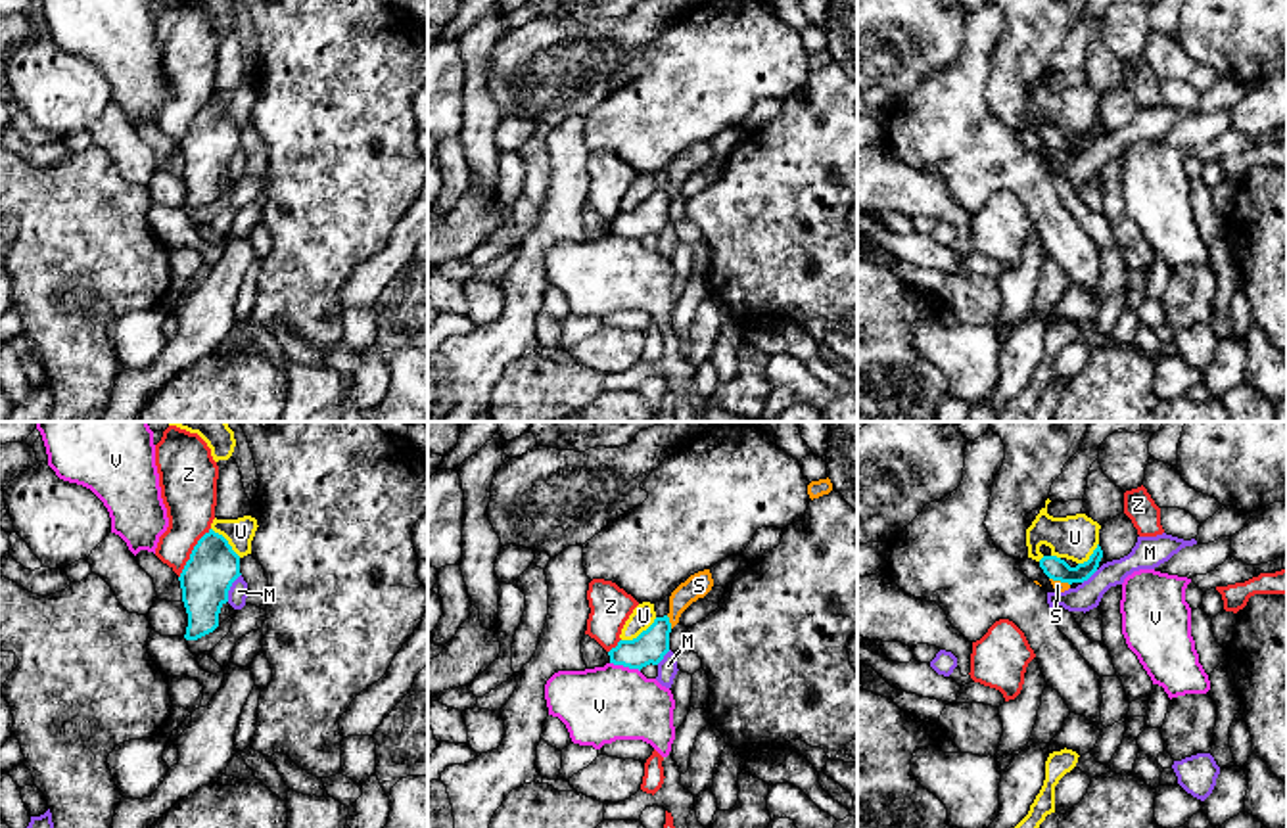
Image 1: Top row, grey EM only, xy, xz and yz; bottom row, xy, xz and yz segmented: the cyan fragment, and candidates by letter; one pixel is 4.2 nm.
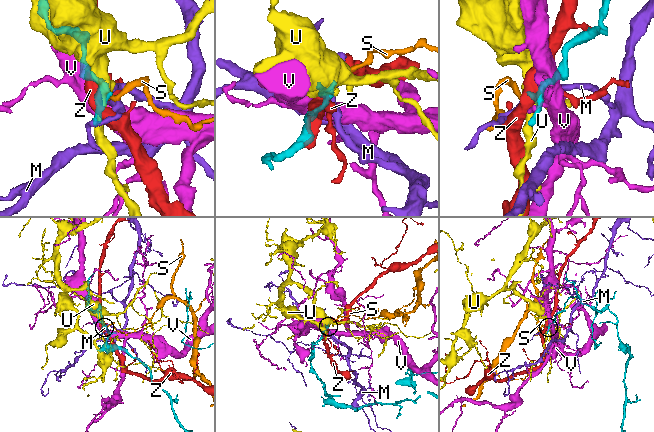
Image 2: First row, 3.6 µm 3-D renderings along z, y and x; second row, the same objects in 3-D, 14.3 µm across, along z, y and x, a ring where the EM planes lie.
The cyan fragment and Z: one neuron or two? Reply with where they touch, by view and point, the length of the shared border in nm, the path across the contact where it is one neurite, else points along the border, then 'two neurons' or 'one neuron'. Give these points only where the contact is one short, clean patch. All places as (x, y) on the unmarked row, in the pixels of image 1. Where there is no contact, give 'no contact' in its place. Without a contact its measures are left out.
xy (192, 123) | 260 nm | two neurons

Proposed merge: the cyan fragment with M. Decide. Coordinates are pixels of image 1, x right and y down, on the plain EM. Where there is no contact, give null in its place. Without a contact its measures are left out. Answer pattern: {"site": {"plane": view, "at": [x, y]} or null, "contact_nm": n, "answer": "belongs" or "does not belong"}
{"site": {"plane": "xy", "at": [231, 156]}, "contact_nm": 130, "answer": "does not belong"}

